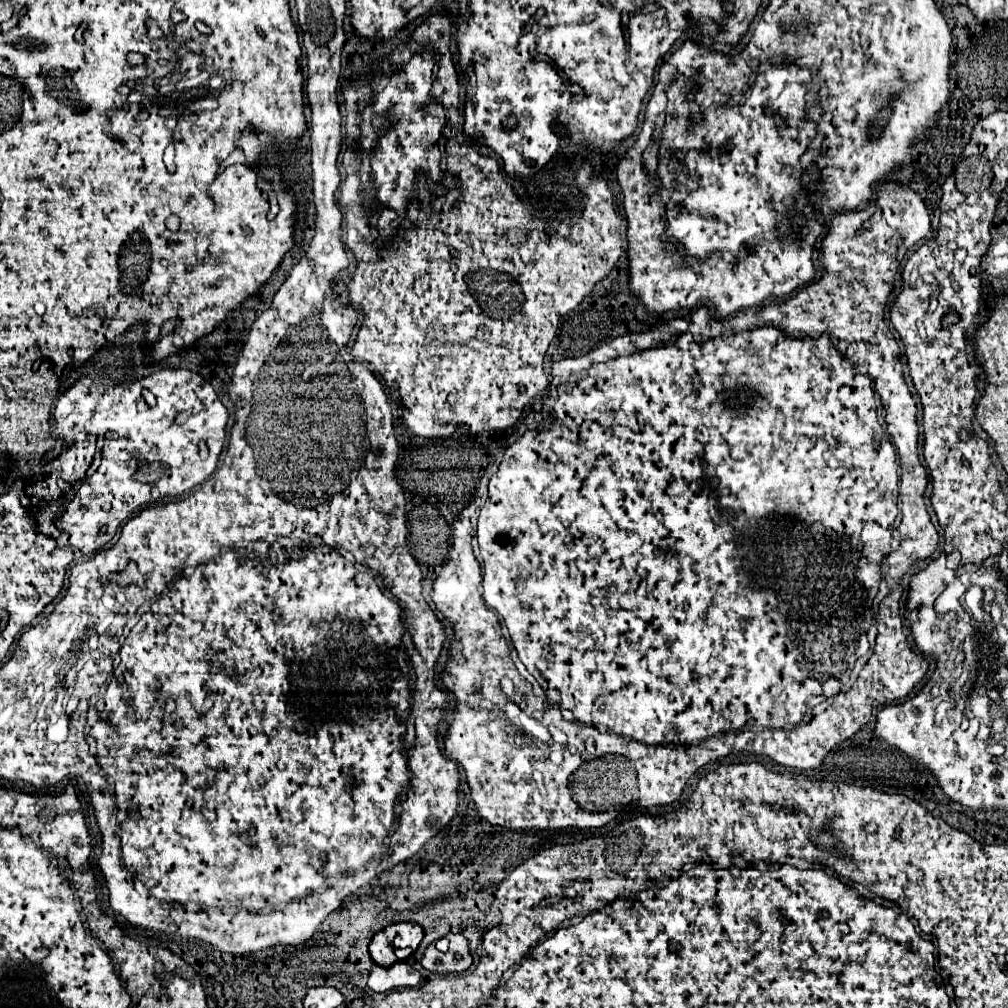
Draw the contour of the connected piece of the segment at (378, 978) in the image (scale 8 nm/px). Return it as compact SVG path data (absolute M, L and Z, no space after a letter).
M395 961L389 967L375 963L371 967L367 985L377 993L385 993L397 987L415 987L419 985L419 981L421 981L421 975L417 969L413 969L407 961Z

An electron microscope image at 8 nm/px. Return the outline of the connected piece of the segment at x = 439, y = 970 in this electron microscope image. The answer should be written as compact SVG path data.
M449 935L449 951L441 953L435 943L431 943L421 959L421 965L437 975L451 975L451 973L461 973L471 967L471 953L469 953L469 943L463 935Z

